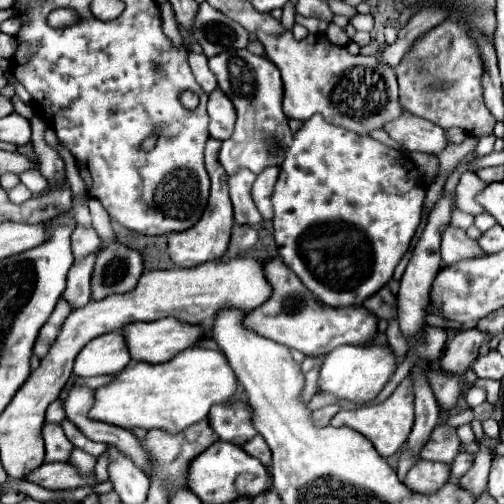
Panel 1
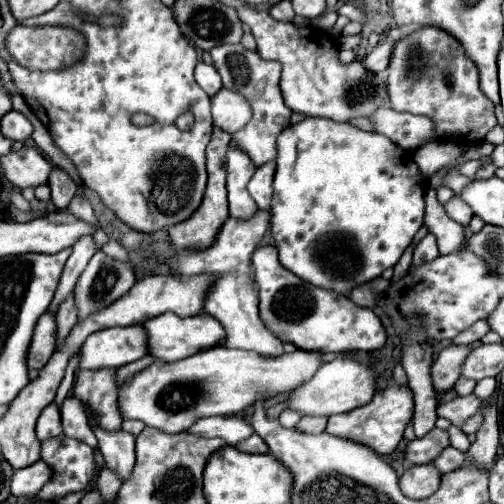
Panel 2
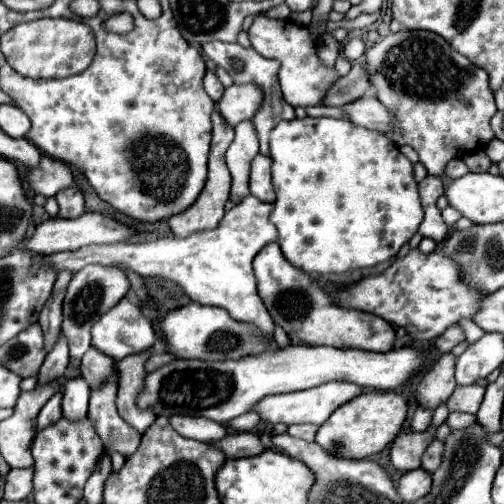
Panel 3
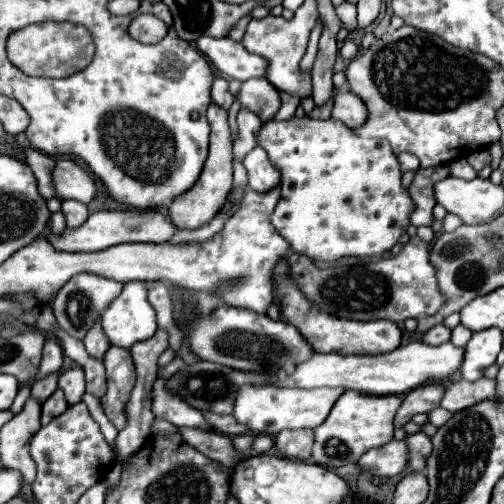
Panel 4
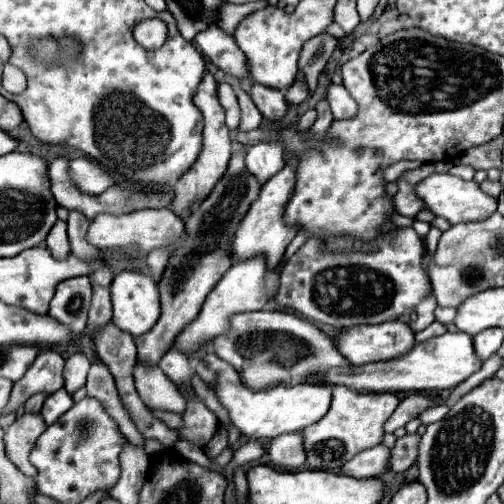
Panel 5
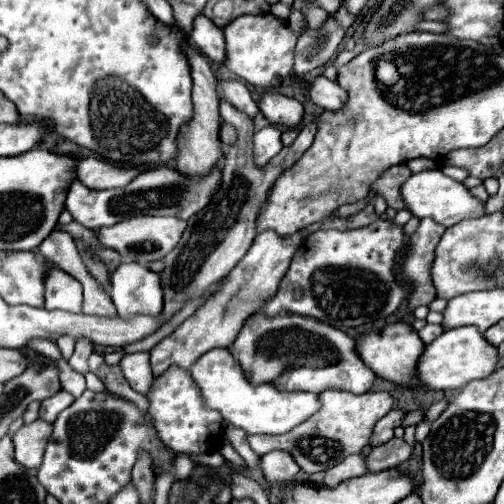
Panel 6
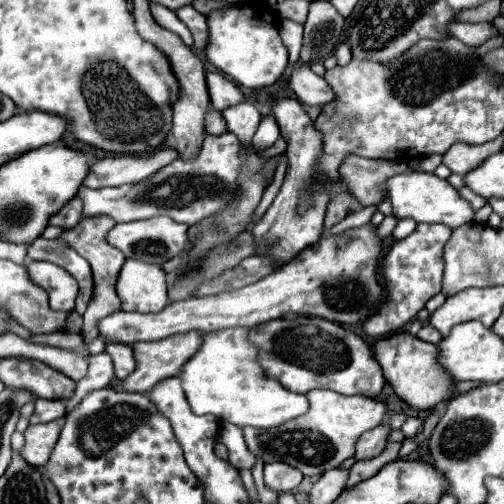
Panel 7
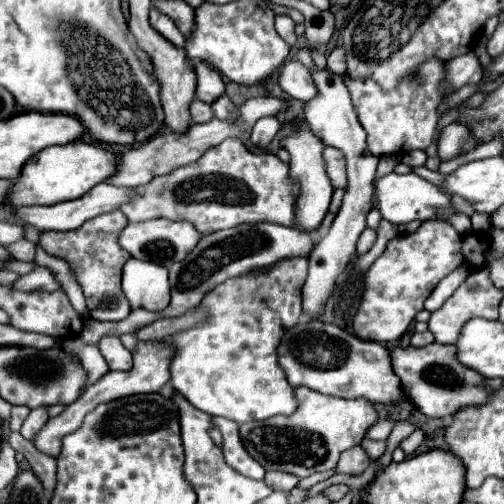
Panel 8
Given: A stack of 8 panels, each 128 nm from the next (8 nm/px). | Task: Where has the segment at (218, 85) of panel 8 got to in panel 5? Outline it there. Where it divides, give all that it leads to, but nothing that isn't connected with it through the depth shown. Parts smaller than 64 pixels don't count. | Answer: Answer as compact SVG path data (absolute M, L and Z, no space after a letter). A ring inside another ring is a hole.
M242 88L236 90L236 96L238 96L238 102L240 102L240 110L242 110L240 130L254 130L254 128L258 128L260 122L262 122L262 114L258 112L256 104L252 102L252 98Z

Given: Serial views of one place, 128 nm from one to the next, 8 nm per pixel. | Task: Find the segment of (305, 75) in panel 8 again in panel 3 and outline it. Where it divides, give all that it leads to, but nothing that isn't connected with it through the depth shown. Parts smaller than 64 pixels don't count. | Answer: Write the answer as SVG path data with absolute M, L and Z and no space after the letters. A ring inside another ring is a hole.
M362 96L344 106L348 120L356 126L364 126L376 132L388 132L394 124L394 116L372 96Z

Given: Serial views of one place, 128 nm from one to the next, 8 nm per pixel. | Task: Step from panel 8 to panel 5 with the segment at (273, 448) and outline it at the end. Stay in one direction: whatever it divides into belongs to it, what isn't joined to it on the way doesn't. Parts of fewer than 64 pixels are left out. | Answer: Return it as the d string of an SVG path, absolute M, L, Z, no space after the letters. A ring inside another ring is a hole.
M332 388L332 404L326 416L316 424L302 430L306 466L310 470L338 470L356 452L374 448L382 442L384 422L398 406L398 398L392 392L352 392L350 388Z

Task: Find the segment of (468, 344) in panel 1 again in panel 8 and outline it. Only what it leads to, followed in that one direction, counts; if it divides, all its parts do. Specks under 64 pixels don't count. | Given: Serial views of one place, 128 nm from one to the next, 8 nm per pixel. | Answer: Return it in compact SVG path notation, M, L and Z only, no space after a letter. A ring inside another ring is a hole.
M354 446L348 452L342 452L338 464L336 464L336 474L348 474L348 476L358 476L362 474L370 464L368 454L360 448Z

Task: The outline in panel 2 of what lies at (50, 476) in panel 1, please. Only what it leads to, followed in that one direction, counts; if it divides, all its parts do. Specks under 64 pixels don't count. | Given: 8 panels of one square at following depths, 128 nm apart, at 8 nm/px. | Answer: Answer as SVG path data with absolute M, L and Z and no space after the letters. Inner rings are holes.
M38 460L32 466L14 470L12 476L12 494L18 498L26 498L26 496L34 496L52 476L52 470L48 468L46 462Z

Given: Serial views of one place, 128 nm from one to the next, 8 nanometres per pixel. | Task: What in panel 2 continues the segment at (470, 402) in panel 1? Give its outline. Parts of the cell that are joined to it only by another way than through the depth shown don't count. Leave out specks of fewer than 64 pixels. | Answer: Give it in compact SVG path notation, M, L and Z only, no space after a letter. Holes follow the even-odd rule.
M484 378L477 382L473 393L480 397L481 400L487 400L497 388L497 381L495 378Z

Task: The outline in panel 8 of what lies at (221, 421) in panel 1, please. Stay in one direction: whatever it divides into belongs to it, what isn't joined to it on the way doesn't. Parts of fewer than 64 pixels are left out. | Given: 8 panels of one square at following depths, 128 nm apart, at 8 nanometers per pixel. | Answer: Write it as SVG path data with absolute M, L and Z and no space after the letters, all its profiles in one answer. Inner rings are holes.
M102 336L98 344L102 356L106 358L110 370L128 370L132 368L132 354L122 346L118 336Z

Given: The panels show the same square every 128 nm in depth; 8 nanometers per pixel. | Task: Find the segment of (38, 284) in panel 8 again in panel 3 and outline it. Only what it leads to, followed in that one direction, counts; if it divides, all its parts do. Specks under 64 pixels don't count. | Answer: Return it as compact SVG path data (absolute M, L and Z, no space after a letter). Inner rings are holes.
M86 266L80 272L76 272L66 288L66 296L62 302L64 310L64 322L62 322L62 334L68 340L70 346L70 356L72 358L82 358L84 352L90 348L90 328L92 324L108 312L112 306L116 306L126 294L130 292L130 282L126 274L118 268L106 268L106 266Z

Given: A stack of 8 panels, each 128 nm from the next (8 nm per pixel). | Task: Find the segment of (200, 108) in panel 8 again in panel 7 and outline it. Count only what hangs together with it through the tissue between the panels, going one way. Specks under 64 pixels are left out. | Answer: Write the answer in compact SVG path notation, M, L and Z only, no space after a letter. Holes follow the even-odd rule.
M208 108L206 116L204 116L204 128L206 128L208 134L224 134L226 132L226 122L224 122L220 112L216 112L214 108Z

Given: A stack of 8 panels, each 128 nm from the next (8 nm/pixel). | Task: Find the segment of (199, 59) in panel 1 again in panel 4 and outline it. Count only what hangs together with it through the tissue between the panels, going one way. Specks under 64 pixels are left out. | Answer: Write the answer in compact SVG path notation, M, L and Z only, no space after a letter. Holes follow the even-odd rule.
M216 78L214 84L212 84L212 102L222 106L226 112L230 110L232 102L234 102L234 96L230 94L228 90L228 82L224 78Z

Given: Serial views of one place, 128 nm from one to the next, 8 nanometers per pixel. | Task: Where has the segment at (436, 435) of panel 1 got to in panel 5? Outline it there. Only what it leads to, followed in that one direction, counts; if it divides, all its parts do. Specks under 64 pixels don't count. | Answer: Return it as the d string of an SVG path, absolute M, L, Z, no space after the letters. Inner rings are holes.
M378 444L370 450L364 450L364 452L356 454L352 460L348 460L348 464L342 466L342 474L352 476L352 478L380 476L386 470L388 456L390 456L390 450L382 444Z

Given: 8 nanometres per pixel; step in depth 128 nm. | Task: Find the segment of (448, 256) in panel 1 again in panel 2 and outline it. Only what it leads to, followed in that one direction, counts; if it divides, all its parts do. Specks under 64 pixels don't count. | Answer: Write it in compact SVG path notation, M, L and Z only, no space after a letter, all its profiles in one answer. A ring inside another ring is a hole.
M428 188L424 192L424 200L426 200L424 226L428 228L430 234L436 236L440 254L450 254L460 250L464 244L464 226L448 218L444 206L436 200L436 188Z

